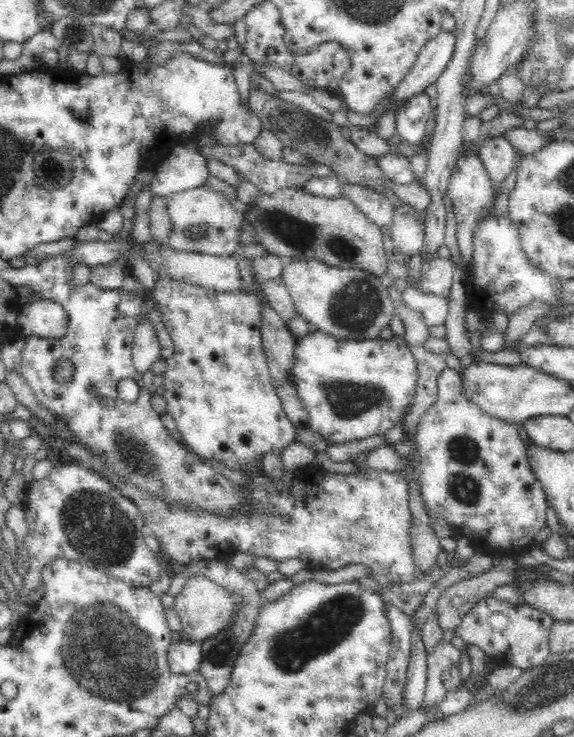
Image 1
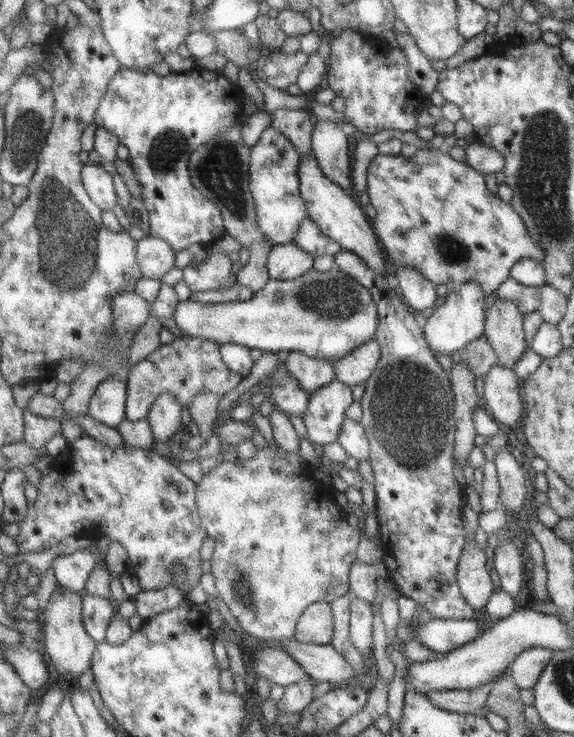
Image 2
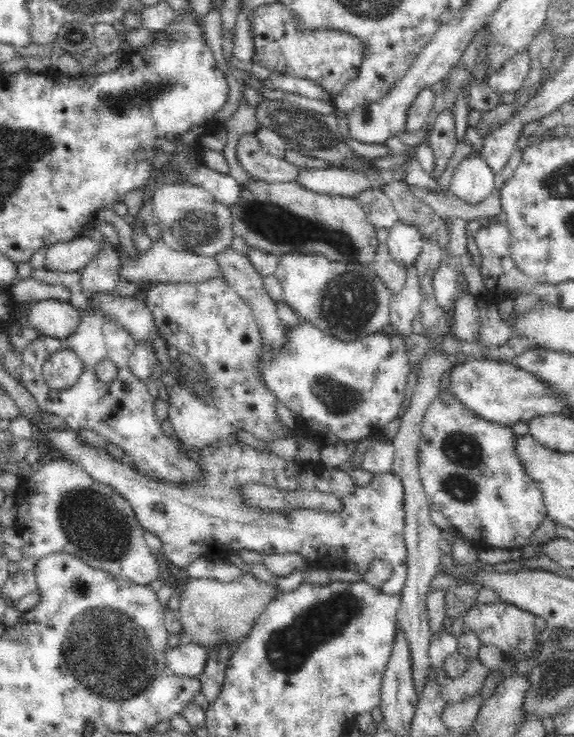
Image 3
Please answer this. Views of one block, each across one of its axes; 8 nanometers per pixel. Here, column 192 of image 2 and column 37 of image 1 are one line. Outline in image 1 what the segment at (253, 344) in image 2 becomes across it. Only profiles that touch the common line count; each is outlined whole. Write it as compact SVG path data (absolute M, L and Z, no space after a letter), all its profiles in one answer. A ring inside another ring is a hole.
M41 299L20 305L17 325L35 340L60 339L70 330L70 314L58 301Z

